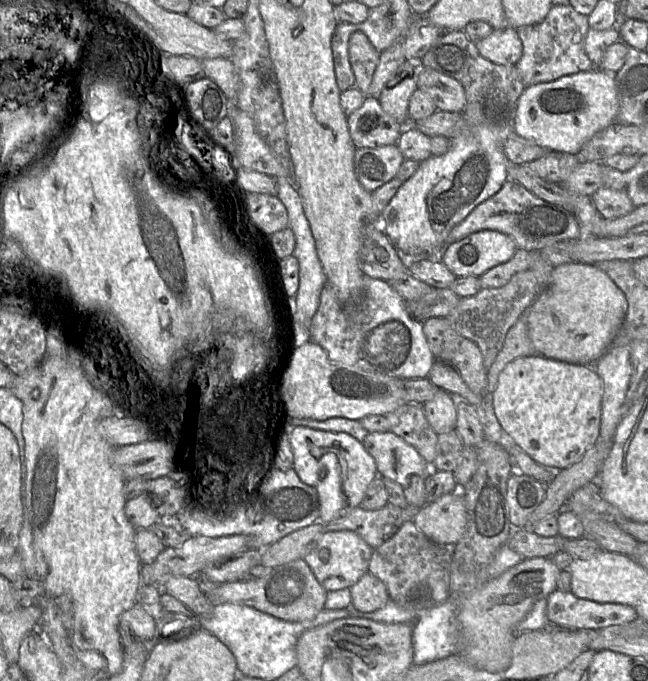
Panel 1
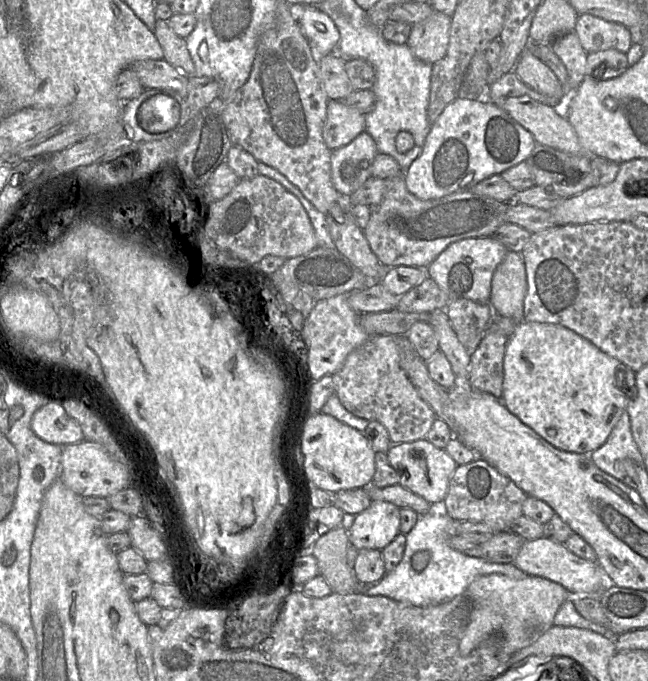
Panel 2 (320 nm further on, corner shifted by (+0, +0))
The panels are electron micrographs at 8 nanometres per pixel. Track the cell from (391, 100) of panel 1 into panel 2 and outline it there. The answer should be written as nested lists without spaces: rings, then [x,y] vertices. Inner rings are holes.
[[[433,10],[431,15],[412,26],[406,42],[413,55],[424,62],[435,64],[447,52],[452,17]]]

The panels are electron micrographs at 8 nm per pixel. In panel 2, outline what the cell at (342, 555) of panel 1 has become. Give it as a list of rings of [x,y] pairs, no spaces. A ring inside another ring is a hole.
[[[374,500],[370,506],[355,515],[351,528],[347,531],[349,541],[358,549],[382,550],[400,533],[400,508],[390,502]]]

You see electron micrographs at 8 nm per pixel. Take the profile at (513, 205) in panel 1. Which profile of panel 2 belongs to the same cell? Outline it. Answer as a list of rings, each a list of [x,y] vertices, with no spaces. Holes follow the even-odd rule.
[[[404,172],[386,179],[382,201],[371,207],[371,216],[364,228],[365,237],[387,268],[405,265],[425,269],[451,243],[474,237],[492,237],[505,222],[508,203],[471,191],[421,200],[411,194],[405,184]]]

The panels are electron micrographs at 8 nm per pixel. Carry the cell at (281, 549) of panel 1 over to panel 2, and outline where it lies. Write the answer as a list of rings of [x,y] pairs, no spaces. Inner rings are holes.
[[[340,527],[320,536],[309,549],[317,560],[319,573],[325,577],[332,591],[339,594],[359,592],[354,568],[347,564],[347,545],[347,530]]]

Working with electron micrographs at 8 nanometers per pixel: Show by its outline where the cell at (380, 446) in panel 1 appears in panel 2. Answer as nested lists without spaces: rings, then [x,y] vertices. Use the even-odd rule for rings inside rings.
[[[426,438],[392,444],[386,453],[388,462],[397,471],[403,487],[426,499],[430,504],[441,503],[447,494],[449,481],[458,464],[445,451]]]

